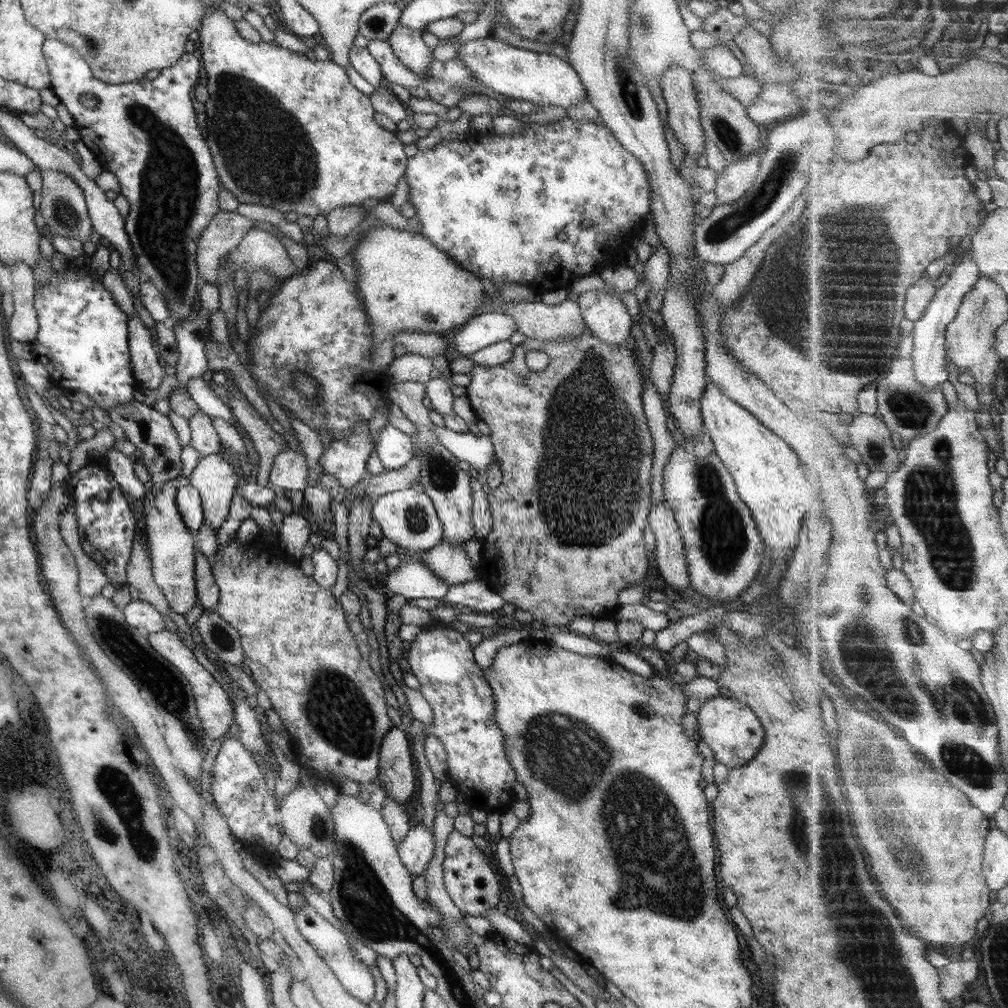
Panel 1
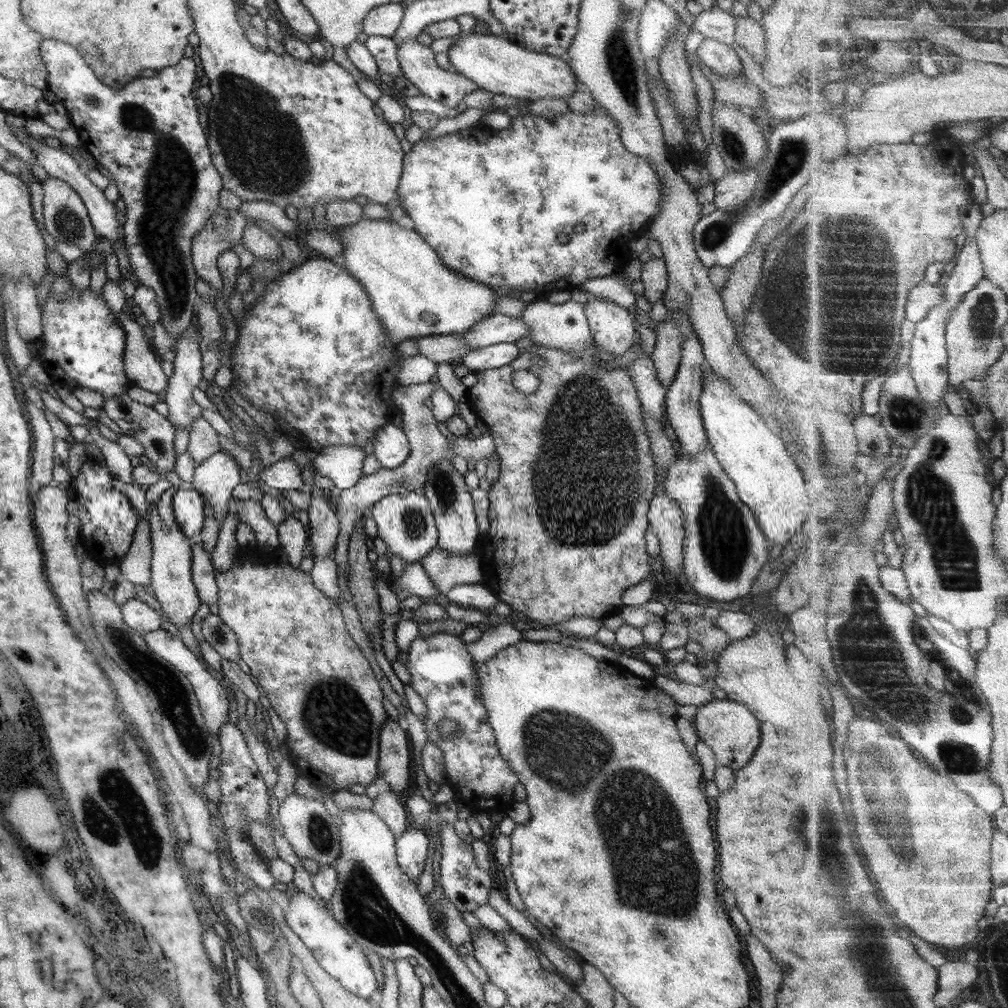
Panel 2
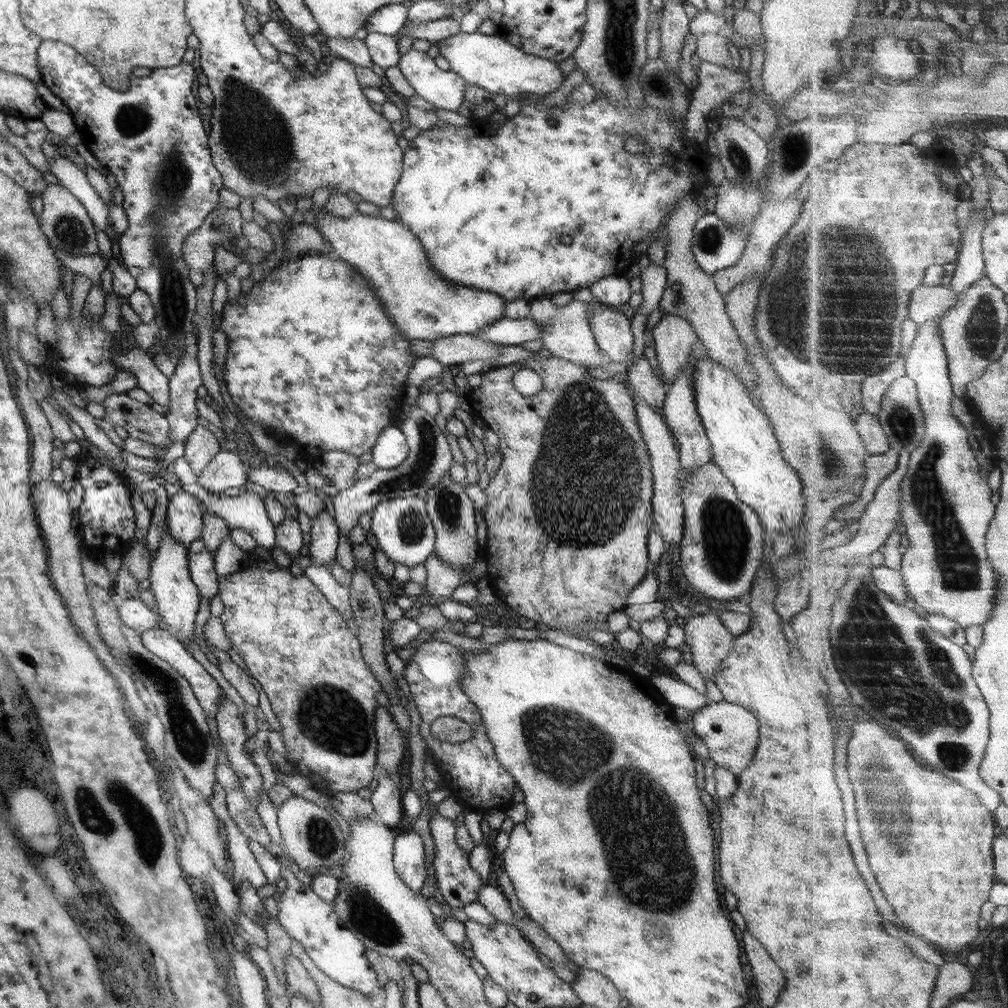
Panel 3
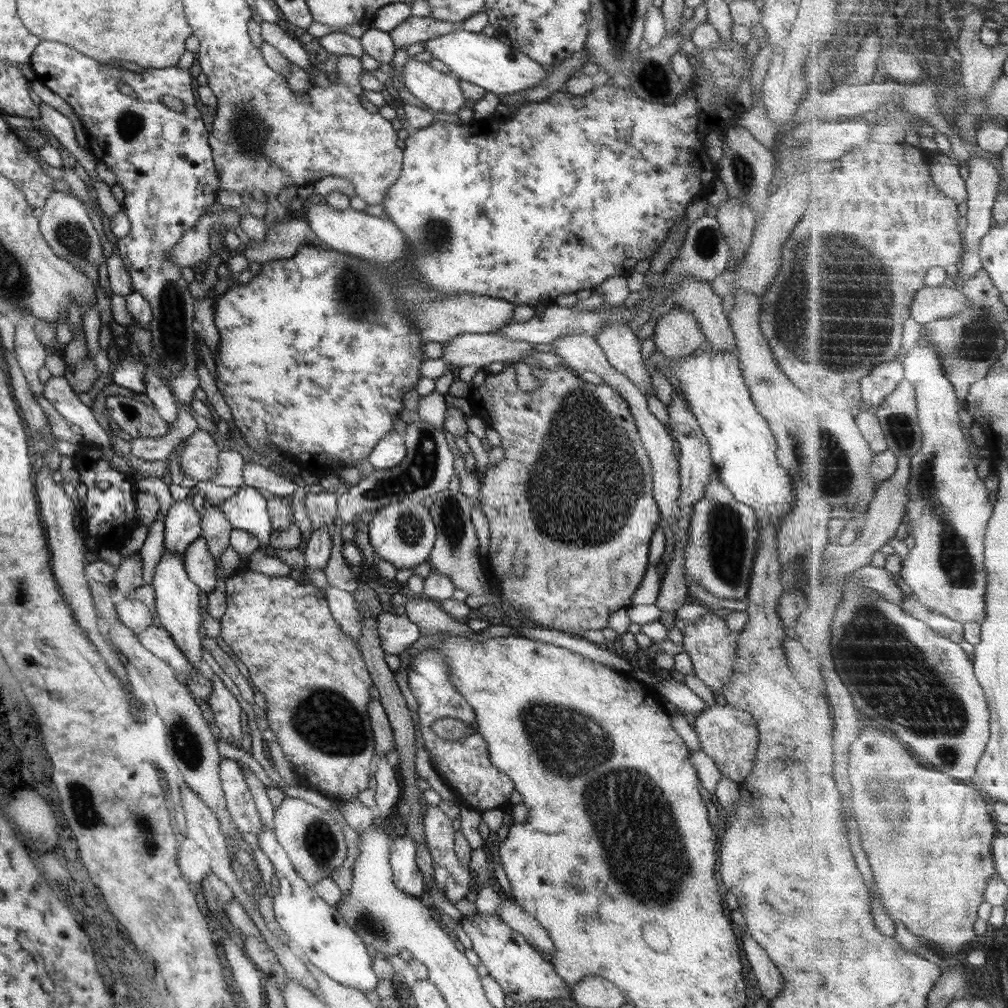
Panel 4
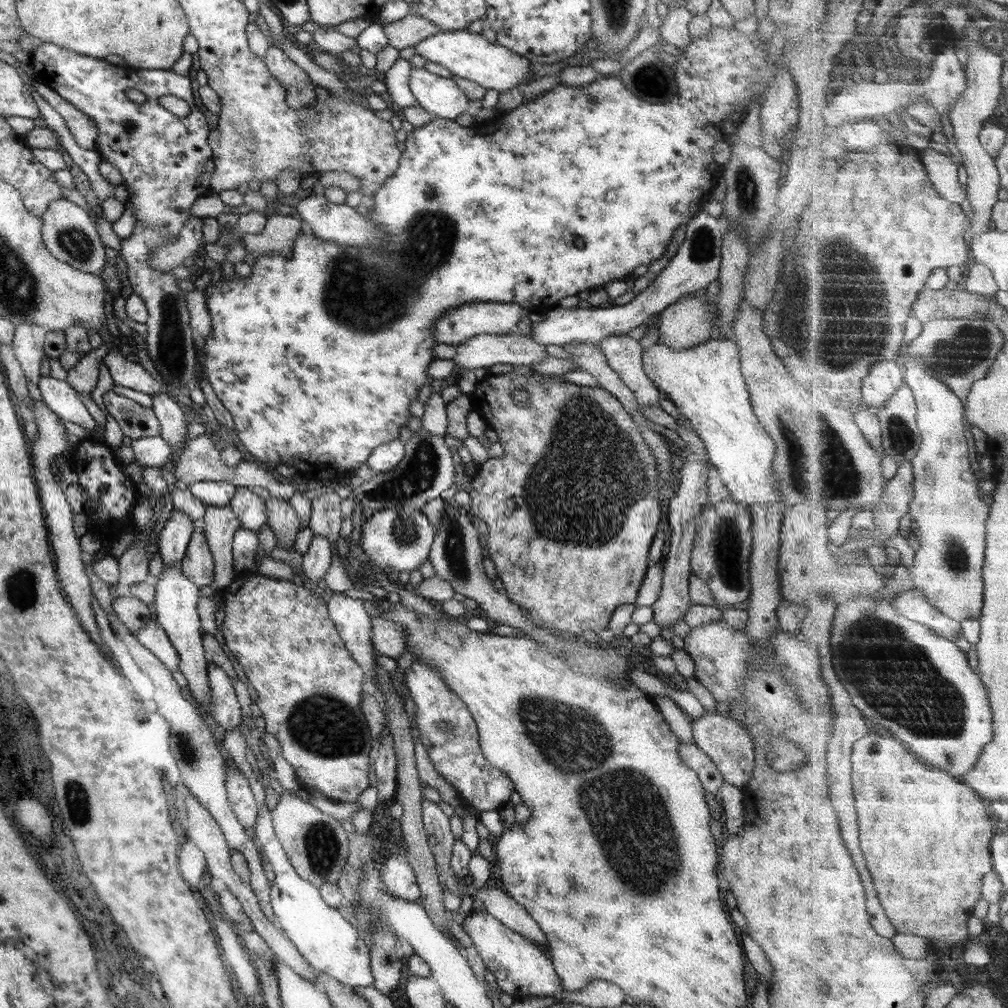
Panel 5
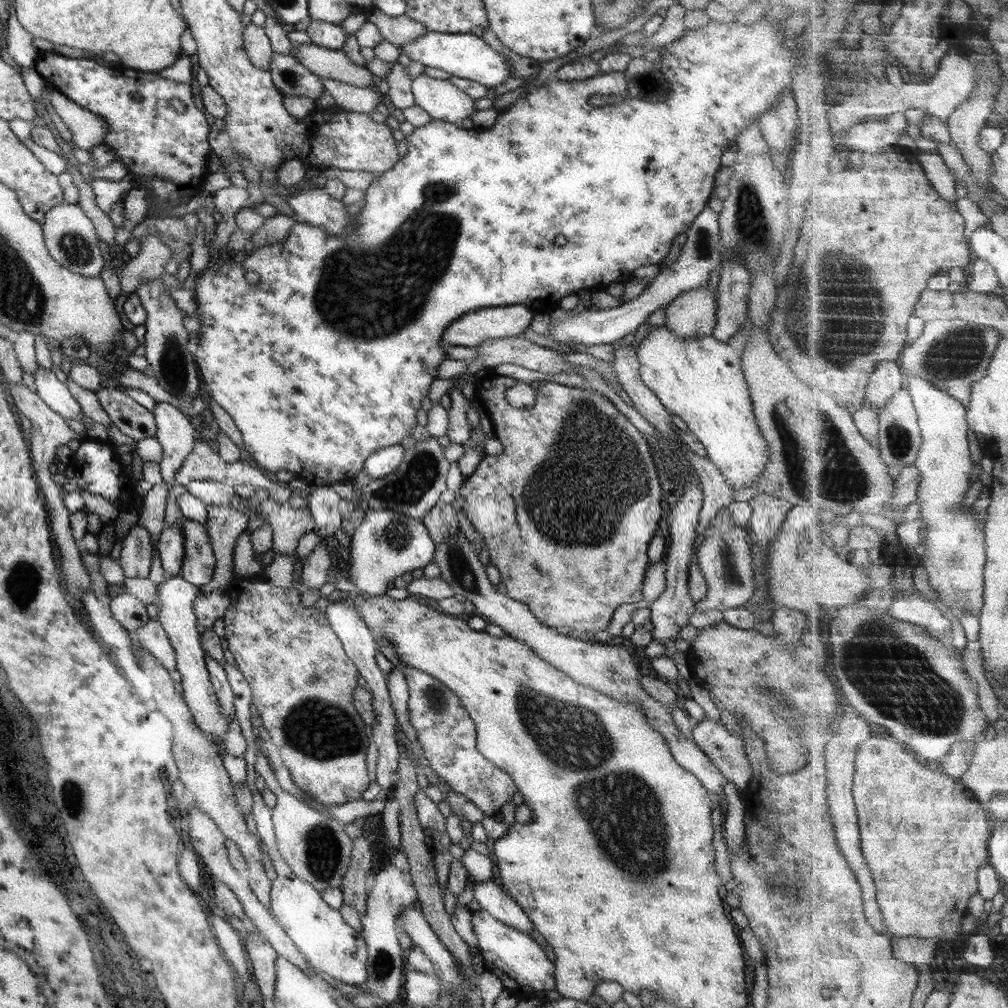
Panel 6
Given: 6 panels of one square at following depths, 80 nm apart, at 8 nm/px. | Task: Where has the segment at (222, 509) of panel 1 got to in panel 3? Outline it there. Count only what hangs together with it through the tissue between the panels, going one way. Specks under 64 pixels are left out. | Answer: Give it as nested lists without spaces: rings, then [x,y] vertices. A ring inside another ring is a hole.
[[[222,448],[199,473],[196,483],[209,493],[221,495],[227,488],[248,485],[246,469],[237,454]]]

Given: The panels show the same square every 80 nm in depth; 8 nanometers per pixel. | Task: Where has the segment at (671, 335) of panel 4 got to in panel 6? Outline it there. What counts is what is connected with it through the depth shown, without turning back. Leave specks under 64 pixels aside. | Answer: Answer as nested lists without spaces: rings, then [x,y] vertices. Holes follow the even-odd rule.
[[[706,284],[680,292],[664,310],[664,325],[679,340],[710,336],[715,323],[716,293]]]

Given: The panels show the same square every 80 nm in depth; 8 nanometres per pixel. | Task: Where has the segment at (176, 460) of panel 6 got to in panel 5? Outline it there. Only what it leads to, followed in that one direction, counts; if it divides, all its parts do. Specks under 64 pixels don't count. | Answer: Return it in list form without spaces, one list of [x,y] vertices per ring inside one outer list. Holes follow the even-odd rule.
[[[164,392],[151,394],[152,412],[159,422],[158,435],[170,446],[170,456],[187,441],[187,417]]]

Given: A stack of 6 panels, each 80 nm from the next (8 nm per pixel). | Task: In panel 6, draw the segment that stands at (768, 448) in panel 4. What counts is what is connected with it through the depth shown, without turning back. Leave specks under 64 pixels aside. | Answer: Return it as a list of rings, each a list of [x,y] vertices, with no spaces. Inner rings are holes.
[[[665,325],[657,328],[646,326],[639,331],[636,342],[639,380],[659,400],[663,409],[677,416],[703,445],[707,458],[717,467],[723,480],[731,490],[753,487],[768,459],[768,446],[763,440],[751,409],[751,402],[743,374],[740,370],[740,357],[745,349],[747,333],[739,329],[727,342],[719,342],[710,336],[695,340],[679,340]]]

